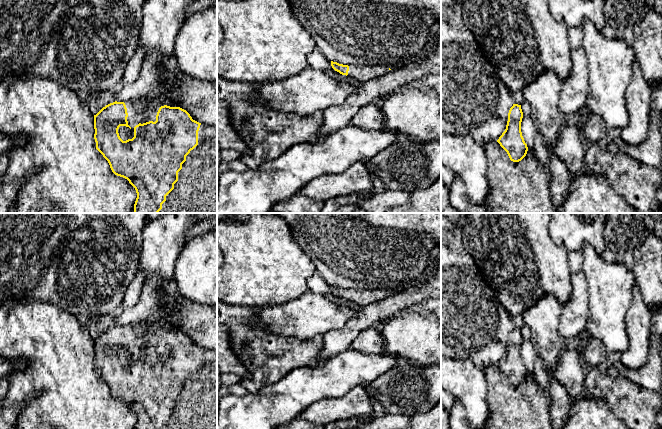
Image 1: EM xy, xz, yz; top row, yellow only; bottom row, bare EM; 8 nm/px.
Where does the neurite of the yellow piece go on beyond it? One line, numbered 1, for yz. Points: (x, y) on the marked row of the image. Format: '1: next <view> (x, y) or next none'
1: next none

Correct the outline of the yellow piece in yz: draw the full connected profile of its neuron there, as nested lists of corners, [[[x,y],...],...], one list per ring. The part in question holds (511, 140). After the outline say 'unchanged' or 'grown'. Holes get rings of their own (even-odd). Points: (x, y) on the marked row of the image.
[[[513,104],[508,113],[506,129],[497,140],[513,162],[521,161],[528,151],[521,132],[522,118],[521,105]]] | unchanged

